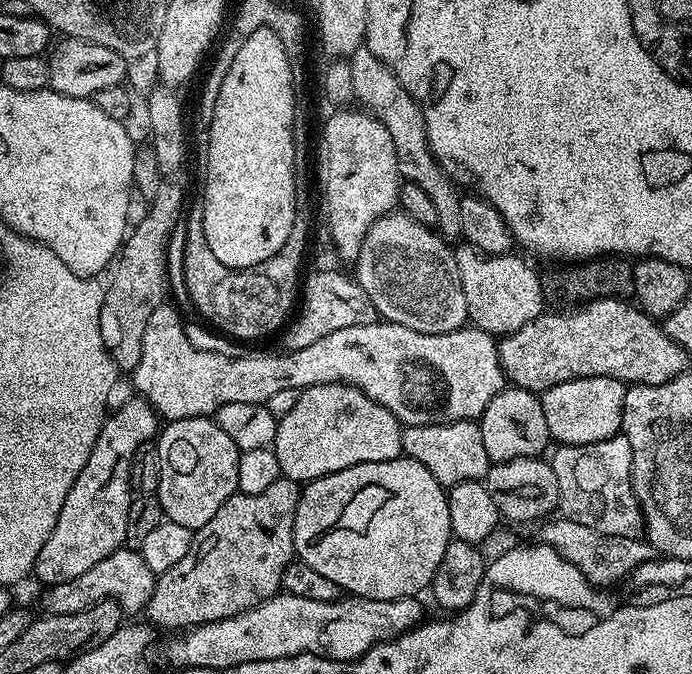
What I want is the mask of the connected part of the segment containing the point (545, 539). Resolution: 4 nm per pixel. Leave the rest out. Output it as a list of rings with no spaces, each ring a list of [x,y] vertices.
[[[563,518],[549,519],[544,526],[538,536],[539,543],[548,544],[555,552],[562,554],[566,562],[578,566],[585,578],[597,586],[615,586],[621,583],[638,564],[644,564],[654,556],[652,545],[644,538],[603,536],[590,530],[590,526],[581,526],[579,522]]]

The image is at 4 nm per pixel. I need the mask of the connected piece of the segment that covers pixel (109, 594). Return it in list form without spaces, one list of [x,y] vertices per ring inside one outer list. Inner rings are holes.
[[[127,546],[119,548],[114,554],[102,558],[98,566],[86,570],[86,574],[81,574],[79,578],[74,578],[70,582],[54,584],[43,589],[44,597],[40,604],[43,611],[50,616],[61,616],[62,614],[78,614],[90,606],[94,606],[99,600],[113,600],[119,608],[123,608],[125,613],[143,613],[150,602],[150,594],[156,585],[157,573],[146,566],[146,562],[141,558],[139,551]]]

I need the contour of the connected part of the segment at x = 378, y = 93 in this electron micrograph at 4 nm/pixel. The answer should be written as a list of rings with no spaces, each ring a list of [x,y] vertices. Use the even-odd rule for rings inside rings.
[[[366,46],[354,50],[354,54],[347,57],[350,66],[350,78],[354,81],[354,97],[357,101],[361,100],[363,107],[371,112],[373,116],[378,117],[382,126],[390,130],[390,139],[394,142],[394,150],[398,158],[398,170],[400,171],[401,181],[409,184],[422,186],[426,194],[430,194],[431,201],[434,202],[435,209],[438,210],[438,222],[436,228],[445,240],[452,242],[460,236],[460,227],[462,226],[462,206],[460,205],[461,189],[448,177],[442,170],[442,166],[435,160],[430,151],[430,142],[426,138],[426,126],[424,125],[424,115],[418,106],[418,102],[406,90],[402,82],[389,70],[384,63],[379,60]]]

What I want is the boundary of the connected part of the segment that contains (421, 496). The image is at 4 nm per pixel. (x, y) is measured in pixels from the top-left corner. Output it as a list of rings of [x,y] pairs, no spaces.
[[[407,458],[390,462],[366,462],[358,466],[350,466],[346,470],[338,470],[334,474],[326,474],[317,480],[309,480],[303,485],[298,510],[294,514],[294,546],[298,560],[318,571],[323,577],[336,582],[341,593],[371,600],[393,600],[407,596],[419,597],[420,591],[423,588],[425,591],[431,585],[434,574],[438,570],[438,562],[442,562],[442,554],[446,554],[446,546],[453,538],[450,526],[450,506],[445,485],[438,483],[434,474],[430,474],[430,470],[426,470],[426,466],[422,466],[422,462],[414,462]]]

